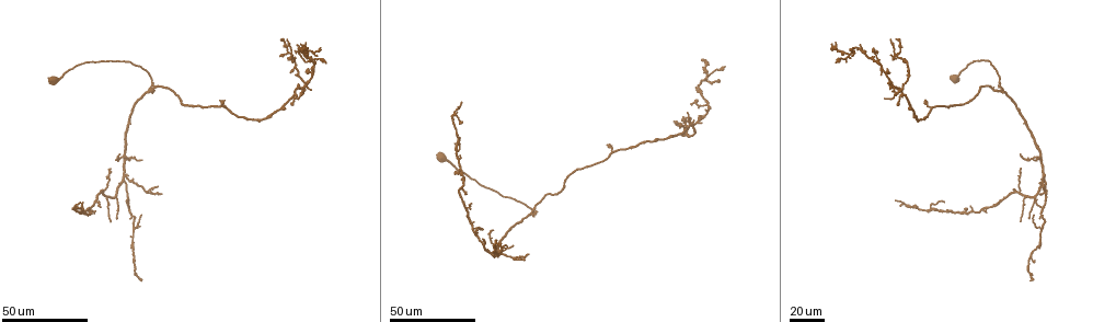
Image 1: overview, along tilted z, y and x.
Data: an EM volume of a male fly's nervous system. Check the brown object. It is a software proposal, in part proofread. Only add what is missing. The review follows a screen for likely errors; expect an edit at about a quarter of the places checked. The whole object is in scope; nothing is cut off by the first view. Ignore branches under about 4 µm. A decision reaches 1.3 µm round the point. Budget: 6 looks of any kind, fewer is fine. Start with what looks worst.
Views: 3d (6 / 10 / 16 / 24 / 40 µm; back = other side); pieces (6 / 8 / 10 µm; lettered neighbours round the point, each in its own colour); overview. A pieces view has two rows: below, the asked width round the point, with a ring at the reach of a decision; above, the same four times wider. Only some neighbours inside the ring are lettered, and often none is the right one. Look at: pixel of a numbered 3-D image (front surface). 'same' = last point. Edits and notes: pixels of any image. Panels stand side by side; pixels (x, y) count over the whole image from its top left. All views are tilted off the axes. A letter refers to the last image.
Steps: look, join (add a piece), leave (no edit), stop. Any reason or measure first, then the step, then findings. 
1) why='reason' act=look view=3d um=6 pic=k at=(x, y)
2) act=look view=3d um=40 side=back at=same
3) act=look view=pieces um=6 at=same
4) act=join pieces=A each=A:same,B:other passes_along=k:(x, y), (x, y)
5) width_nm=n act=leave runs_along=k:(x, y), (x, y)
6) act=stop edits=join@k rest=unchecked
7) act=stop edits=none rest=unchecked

why='branch stops here' act=look view=3d um=24 pic=1 at=(726, 65)

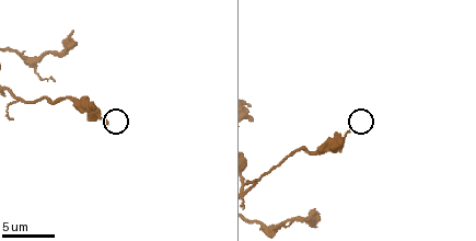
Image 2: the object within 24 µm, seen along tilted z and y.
act=look view=pieces um=8 pic=2 at=(104, 123)

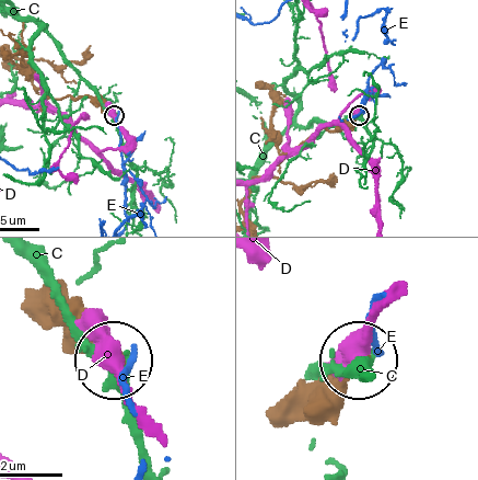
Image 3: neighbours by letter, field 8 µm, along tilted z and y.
act=leave each=C:other,D:other,E:other found='no lettered piece goes on from it'

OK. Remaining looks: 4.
why='an open end' act=look view=3d um=24 pic=1 at=(896, 201)

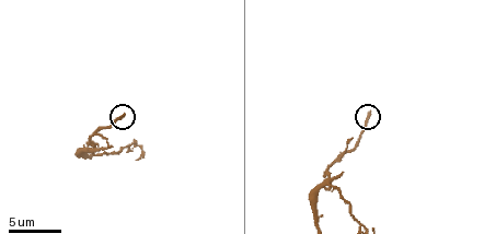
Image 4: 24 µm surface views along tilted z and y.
act=look view=pieces um=6 pic=4 at=(367, 113)

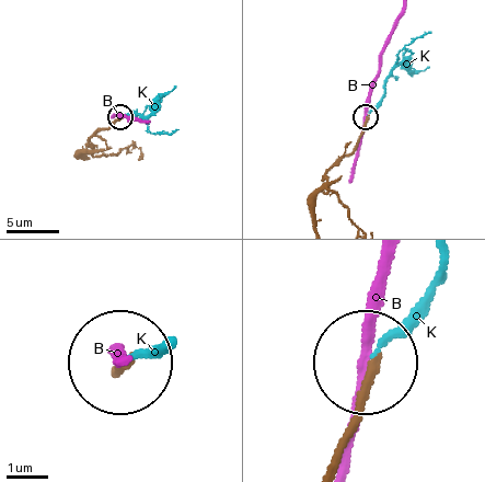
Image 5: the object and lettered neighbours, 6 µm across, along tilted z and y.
act=join pieces=K each=B:other,K:same found='it goes on there'

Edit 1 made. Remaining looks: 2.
why='tapers out' act=look view=3d um=40 pic=1 at=(881, 76)

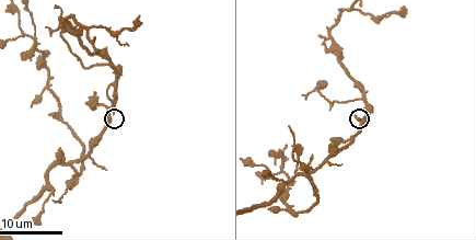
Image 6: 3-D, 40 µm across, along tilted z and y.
why='see the neighbours' act=look view=pieces um=10 pic=6 at=(114, 115)

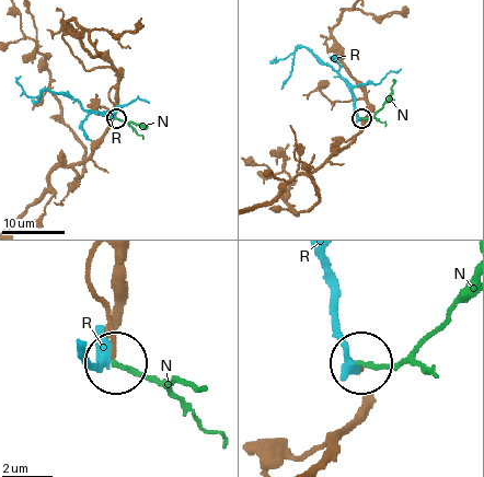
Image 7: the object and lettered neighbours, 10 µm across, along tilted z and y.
act=join pieces=N each=N:same,R:other passes_along=7:(91, 291), (111, 327), (112, 358), (198, 390) found='the neuron continues'

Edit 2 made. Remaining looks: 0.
act=stop edits=join@5,join@7 rest=unchecked

